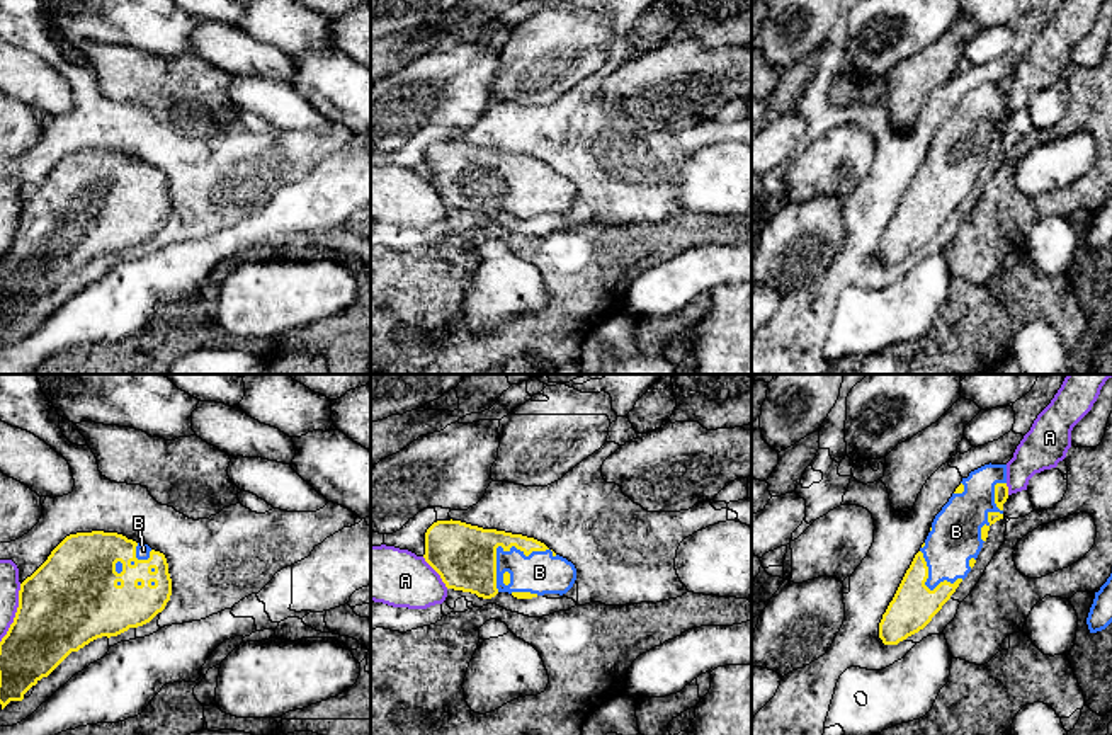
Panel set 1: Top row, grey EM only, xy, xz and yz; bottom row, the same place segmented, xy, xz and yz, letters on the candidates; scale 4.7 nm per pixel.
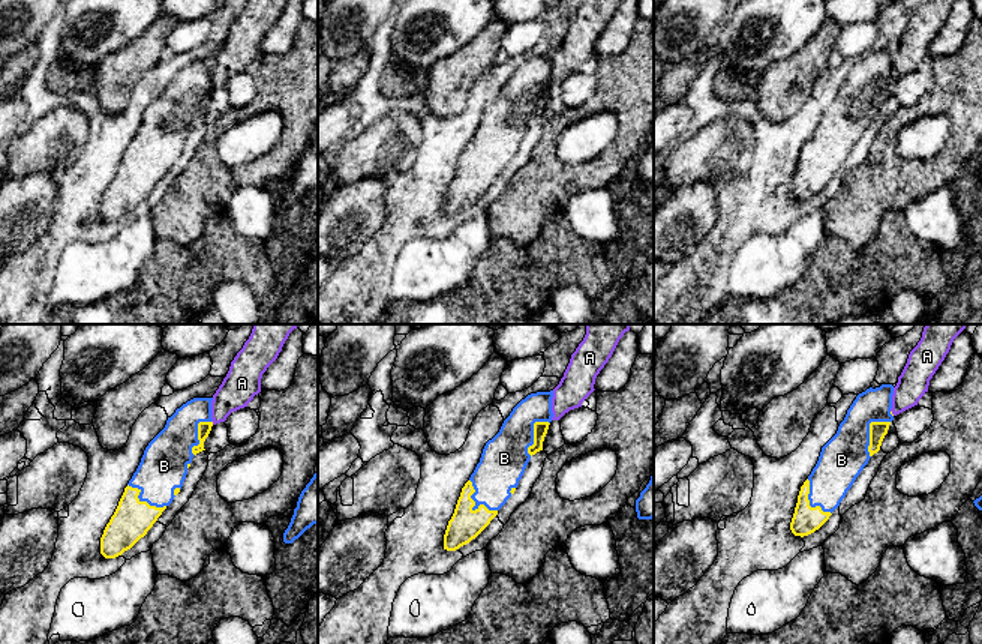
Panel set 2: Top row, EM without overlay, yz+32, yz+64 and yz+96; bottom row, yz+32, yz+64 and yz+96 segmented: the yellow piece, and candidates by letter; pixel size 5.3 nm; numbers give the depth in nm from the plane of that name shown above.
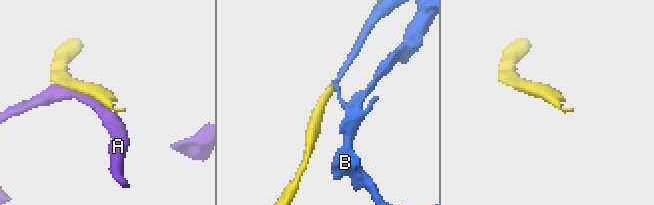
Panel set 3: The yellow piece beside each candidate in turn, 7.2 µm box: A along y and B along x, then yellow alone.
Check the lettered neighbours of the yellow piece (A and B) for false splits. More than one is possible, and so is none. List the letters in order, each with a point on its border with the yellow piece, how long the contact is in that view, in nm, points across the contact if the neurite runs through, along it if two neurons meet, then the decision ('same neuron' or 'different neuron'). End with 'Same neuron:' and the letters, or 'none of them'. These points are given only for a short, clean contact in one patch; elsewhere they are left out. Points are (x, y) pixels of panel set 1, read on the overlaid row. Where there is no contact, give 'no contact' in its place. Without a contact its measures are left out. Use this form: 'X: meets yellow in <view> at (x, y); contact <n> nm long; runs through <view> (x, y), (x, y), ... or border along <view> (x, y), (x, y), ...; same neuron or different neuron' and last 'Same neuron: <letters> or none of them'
A: meets yellow in xz at (436, 570); contact 200 nm long; different neuron
B: meets yellow in xz at (505, 550); contact 340 nm long; same neuron
Same neuron: B

